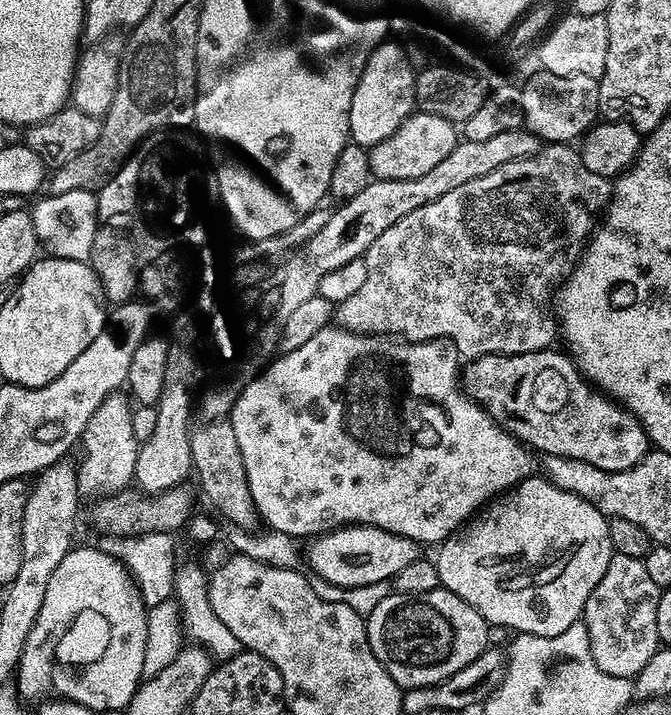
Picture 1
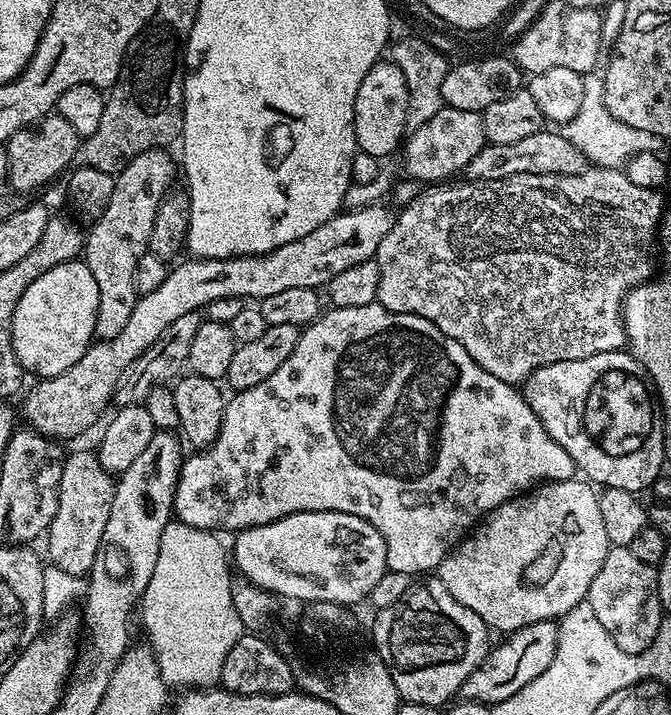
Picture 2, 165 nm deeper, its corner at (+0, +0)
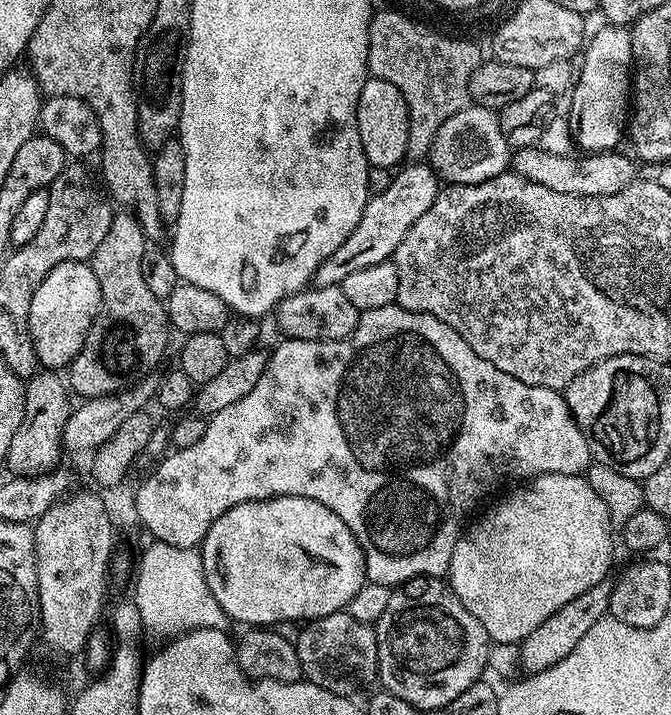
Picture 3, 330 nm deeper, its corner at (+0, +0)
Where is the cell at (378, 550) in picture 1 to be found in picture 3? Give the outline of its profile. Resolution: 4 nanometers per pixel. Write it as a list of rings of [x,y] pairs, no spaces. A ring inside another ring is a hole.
[[[275,496],[234,506],[210,526],[198,551],[214,602],[222,606],[229,621],[237,620],[243,626],[275,626],[283,620],[307,622],[326,618],[326,614],[345,611],[350,598],[366,583],[364,551],[354,534],[350,534],[350,526],[334,510],[326,510],[322,502],[310,498]]]

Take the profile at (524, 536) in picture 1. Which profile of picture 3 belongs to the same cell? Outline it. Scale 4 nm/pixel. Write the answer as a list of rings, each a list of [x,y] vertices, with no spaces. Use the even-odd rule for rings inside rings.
[[[546,474],[535,477],[517,488],[520,489],[510,493],[505,500],[498,501],[469,532],[467,529],[461,535],[460,541],[454,546],[454,554],[450,558],[450,566],[446,573],[450,587],[462,602],[462,606],[466,606],[466,610],[470,610],[470,614],[474,614],[474,618],[478,618],[478,622],[482,622],[489,641],[498,644],[519,645],[520,641],[525,640],[533,630],[542,626],[542,622],[546,622],[546,618],[550,618],[550,614],[554,614],[554,610],[562,610],[562,606],[566,606],[566,602],[574,602],[574,598],[578,598],[578,594],[583,594],[585,590],[590,590],[590,586],[598,586],[598,582],[609,579],[610,573],[608,571],[612,568],[612,531],[614,531],[614,525],[606,510],[606,502],[602,502],[602,498],[598,498],[598,494],[594,494],[588,479],[583,475]]]

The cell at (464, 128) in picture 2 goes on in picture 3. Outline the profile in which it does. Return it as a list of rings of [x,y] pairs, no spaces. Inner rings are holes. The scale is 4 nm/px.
[[[469,104],[439,127],[428,162],[439,179],[449,185],[478,185],[507,171],[511,165],[511,153],[497,111]]]

